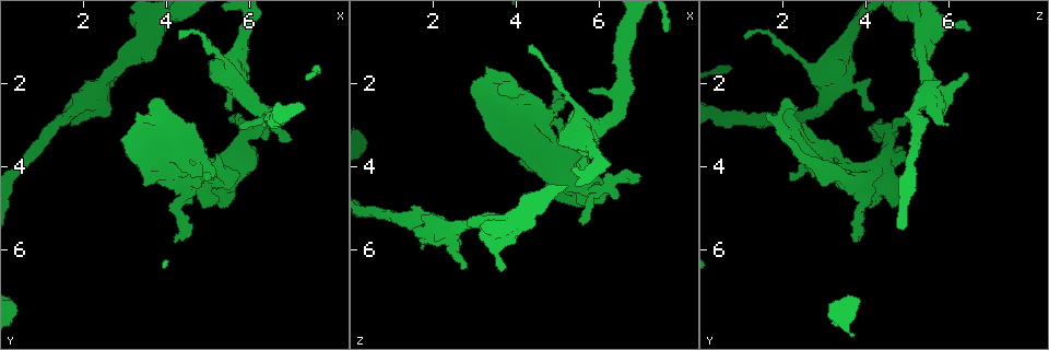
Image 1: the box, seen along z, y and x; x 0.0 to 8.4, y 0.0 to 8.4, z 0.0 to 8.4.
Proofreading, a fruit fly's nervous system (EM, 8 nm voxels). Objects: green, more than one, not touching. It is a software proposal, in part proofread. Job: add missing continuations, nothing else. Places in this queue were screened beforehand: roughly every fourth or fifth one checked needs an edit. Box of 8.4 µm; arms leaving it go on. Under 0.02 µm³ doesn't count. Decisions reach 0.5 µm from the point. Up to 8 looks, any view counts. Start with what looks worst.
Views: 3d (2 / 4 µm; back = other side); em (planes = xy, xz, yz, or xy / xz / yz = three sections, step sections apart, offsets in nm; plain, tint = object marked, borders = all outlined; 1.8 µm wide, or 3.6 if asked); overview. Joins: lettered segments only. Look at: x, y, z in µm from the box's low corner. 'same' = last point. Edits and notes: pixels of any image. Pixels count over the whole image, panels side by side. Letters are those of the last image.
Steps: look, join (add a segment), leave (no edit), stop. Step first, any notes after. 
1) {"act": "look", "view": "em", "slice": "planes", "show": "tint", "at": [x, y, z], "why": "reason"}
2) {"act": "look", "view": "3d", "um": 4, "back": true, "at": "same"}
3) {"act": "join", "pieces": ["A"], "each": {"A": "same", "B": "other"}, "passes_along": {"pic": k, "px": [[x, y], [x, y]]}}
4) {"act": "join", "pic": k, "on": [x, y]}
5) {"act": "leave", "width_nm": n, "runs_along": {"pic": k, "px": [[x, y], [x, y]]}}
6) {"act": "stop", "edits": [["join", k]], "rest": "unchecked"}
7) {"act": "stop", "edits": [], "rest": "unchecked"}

{"act": "look", "view": "em", "um": 3.6, "slice": "xy", "step": 16, "show": "tint", "at": [5.55, 2.85, 5.45], "why": "free end"}

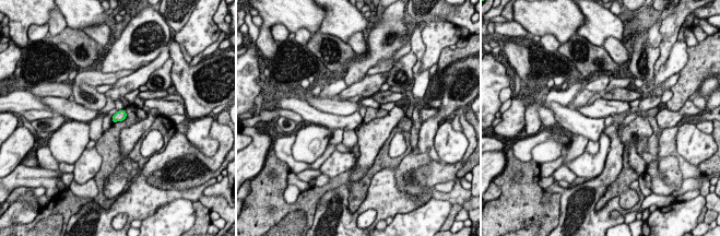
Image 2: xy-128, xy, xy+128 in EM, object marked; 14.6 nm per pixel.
{"act": "look", "view": "em", "um": 3.6, "slice": "planes", "show": "tint", "at": "same"}

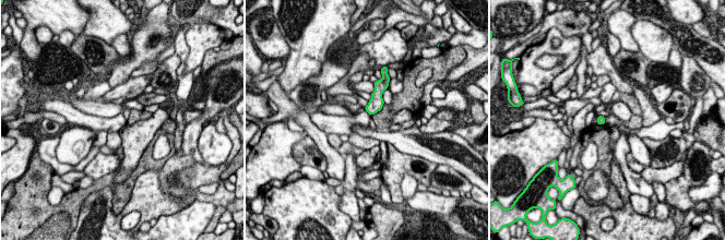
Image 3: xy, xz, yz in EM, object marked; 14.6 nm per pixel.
{"act": "look", "view": "em", "um": 3.6, "slice": "planes", "show": "borders", "at": "same"}

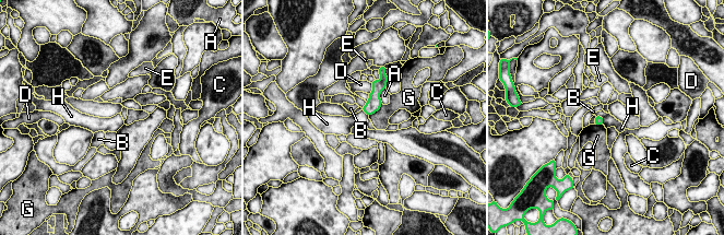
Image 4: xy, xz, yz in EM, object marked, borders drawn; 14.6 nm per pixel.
{"act": "leave", "each": {"A": "other", "B": "other", "C": "other", "D": "other", "E": "other", "G": "other", "H": "other"}, "found": "none of them fits"}

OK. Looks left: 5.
{"act": "look", "view": "em", "slice": "yz", "step": 8, "show": "tint", "at": [5.15, 3.80, 3.25], "why": "branch stops here"}

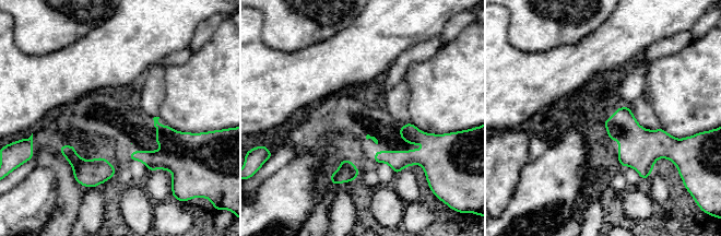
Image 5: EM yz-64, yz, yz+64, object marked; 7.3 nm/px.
{"act": "look", "view": "em", "slice": "xy", "step": 4, "show": "borders", "at": "same", "why": "cut it another way"}

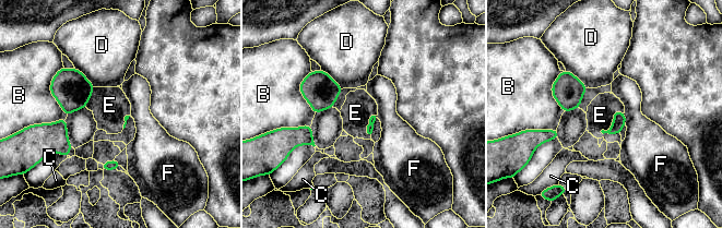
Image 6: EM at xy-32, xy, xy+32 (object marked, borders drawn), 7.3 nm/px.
{"act": "join", "pieces": ["E"], "each": {"B": "other", "C": "other", "D": "other", "E": "same", "F": "other"}, "found": "it goes on there"}

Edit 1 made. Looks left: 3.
{"act": "stop", "edits": [["join", 6]], "rest": "unchecked"}

